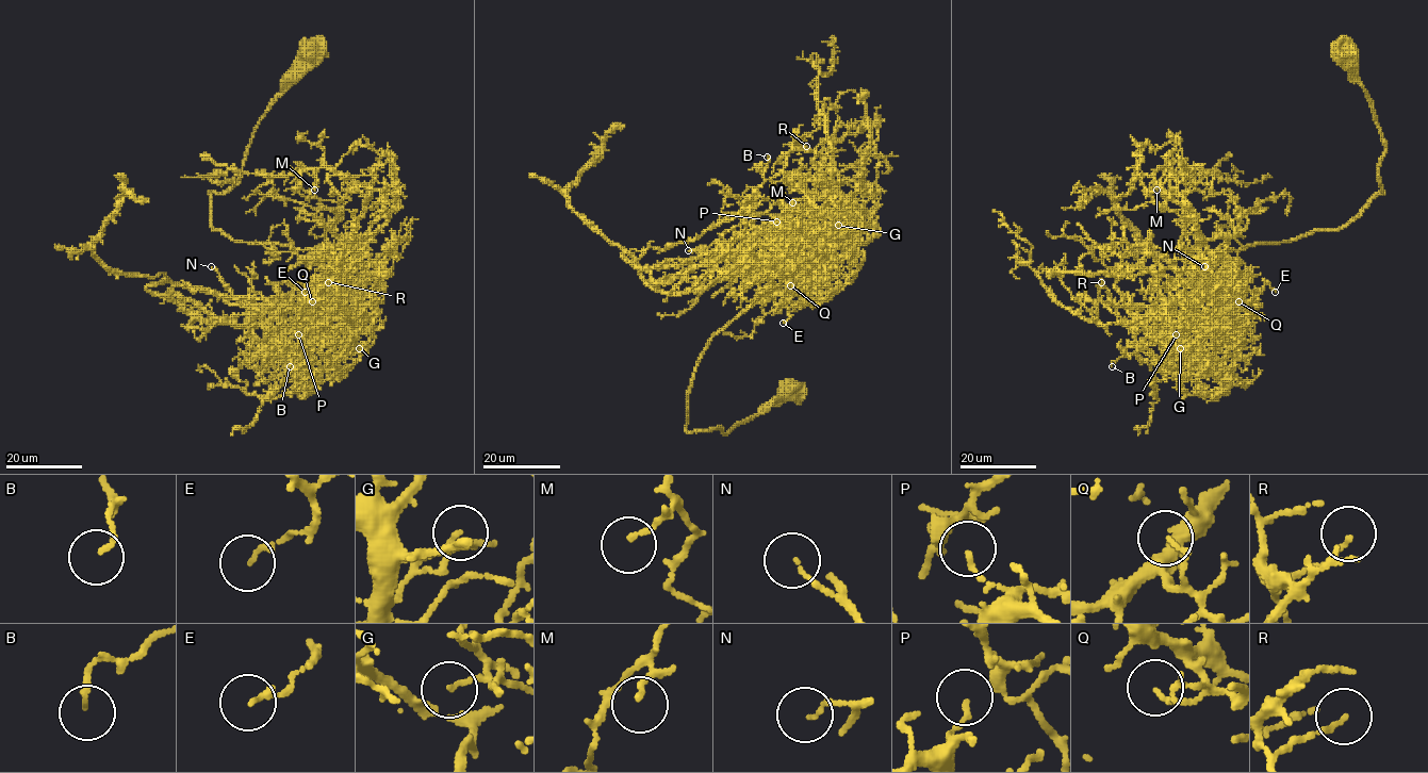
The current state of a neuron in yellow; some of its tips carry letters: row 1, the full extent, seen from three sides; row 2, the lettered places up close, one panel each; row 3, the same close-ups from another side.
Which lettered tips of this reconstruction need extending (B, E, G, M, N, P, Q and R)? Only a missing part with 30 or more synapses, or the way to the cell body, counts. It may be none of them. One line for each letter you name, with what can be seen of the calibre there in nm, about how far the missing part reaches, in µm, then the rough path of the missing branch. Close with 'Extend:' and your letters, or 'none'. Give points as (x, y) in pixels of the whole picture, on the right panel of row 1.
N: Thickness 70 nm. Missing length about 15 µm. Course of what is missing: (1204, 266), (1227, 259), (1237, 260), (1248, 245)
Q: Thickness 130 nm. Missing length about 5 µm
Extend: N, Q

